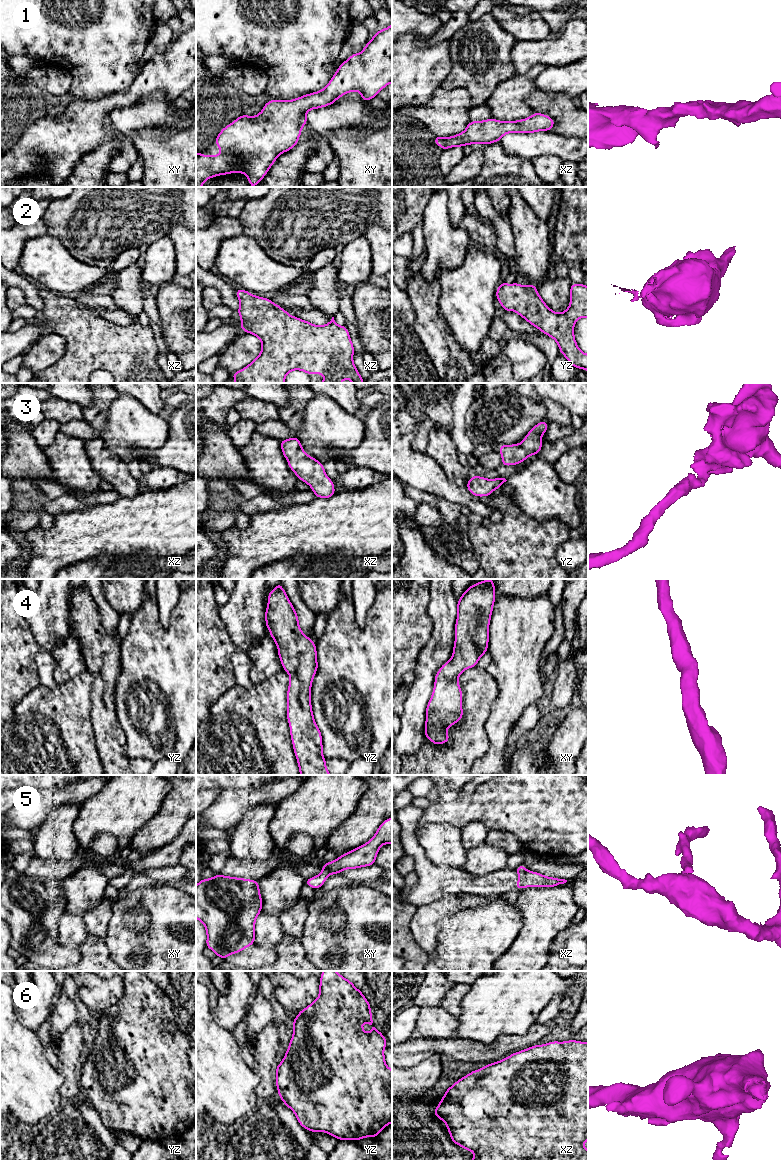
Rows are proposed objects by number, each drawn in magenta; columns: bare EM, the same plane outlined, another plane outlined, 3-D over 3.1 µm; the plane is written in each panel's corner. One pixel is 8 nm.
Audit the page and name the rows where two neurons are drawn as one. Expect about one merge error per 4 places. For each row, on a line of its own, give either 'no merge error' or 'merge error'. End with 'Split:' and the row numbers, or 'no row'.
1: no merge error
2: no merge error
3: no merge error
4: no merge error
5: merge error
6: no merge error
Split: 5

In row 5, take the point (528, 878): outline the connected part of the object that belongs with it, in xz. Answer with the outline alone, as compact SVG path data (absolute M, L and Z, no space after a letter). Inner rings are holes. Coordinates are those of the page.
M527 870L523 873L518 873L518 883L515 885L515 889L519 890L527 887L556 887L566 882L567 880L565 879L547 877L540 873Z

